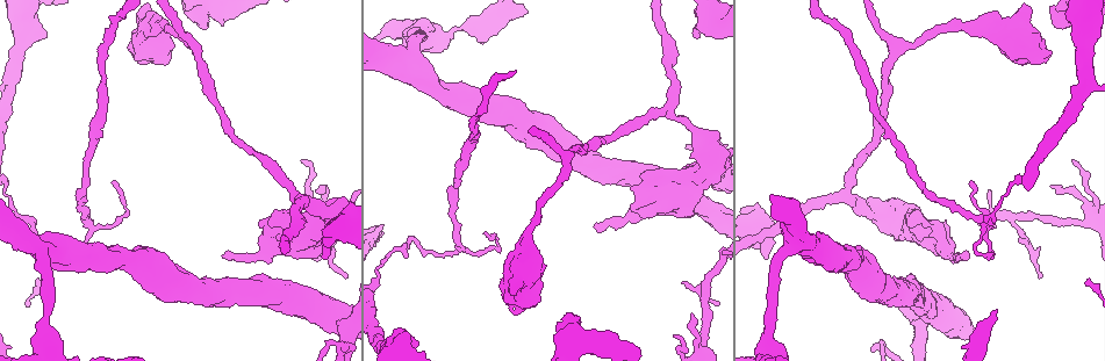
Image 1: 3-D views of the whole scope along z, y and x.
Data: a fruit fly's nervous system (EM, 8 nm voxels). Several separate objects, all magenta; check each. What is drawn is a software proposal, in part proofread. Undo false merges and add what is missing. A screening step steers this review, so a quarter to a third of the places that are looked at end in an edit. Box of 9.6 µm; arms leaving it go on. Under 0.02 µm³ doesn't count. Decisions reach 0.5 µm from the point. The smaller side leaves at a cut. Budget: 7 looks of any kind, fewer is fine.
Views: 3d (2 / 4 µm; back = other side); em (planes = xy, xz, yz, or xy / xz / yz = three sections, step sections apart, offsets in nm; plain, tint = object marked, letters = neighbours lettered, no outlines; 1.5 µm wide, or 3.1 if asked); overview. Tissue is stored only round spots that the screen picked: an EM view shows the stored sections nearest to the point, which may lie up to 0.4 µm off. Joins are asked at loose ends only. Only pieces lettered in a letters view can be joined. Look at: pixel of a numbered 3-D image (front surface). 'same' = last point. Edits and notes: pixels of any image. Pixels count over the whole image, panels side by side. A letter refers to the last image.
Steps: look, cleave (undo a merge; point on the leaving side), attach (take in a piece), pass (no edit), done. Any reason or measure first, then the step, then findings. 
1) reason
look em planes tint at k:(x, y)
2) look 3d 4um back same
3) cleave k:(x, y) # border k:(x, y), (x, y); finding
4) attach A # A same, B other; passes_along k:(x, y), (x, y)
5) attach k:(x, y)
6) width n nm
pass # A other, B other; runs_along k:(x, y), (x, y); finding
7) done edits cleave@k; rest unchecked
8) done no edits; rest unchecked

free end
look 3d 4um at 1:(768, 258)

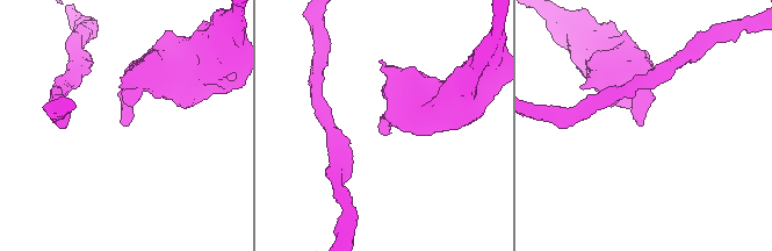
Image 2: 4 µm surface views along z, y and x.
need the tissue
look em yz step 4 tint at 2:(384, 122)

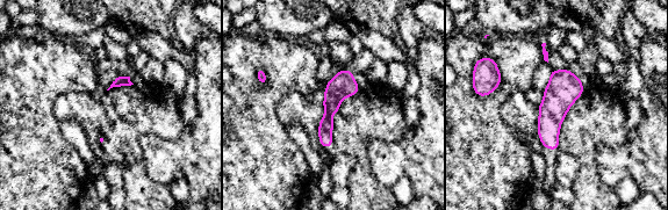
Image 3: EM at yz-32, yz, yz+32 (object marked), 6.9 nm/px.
cut it another way
look em planes letters same

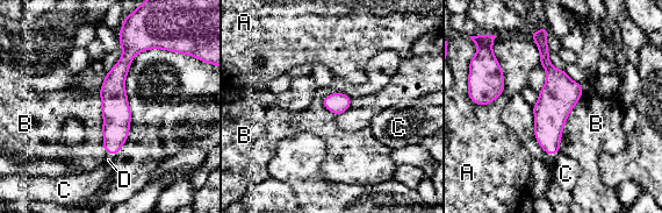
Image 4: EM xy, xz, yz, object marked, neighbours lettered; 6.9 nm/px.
width 190 nm
attach D # A other, B other, C other, D same; passes_along 4:(549, 118), (552, 154), (548, 160); the neuron continues

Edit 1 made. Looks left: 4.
see it whole again
look overview

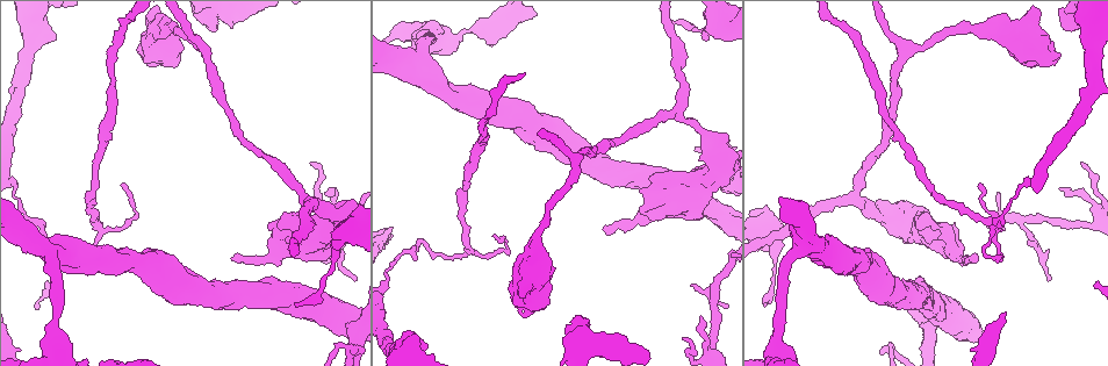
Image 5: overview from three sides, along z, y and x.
calibre changes
look em xy step 4 letters at 5:(887, 220)

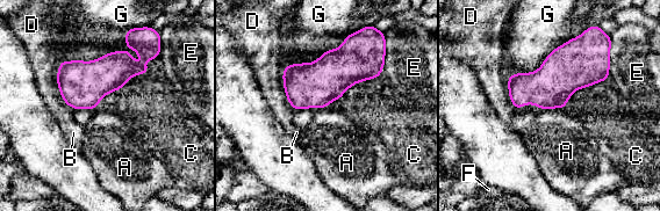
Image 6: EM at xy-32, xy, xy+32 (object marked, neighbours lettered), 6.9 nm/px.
pass # A other, B other, C other, D other, E other, F other, G other; all the same neuron

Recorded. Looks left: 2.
look em planes letters at 5:(606, 235)

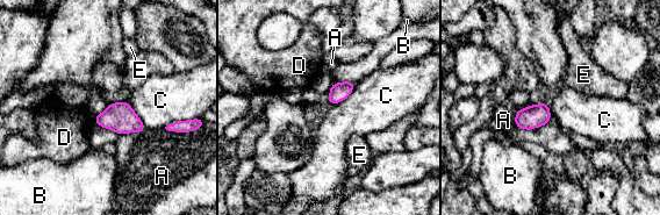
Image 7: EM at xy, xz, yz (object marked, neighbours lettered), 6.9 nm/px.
width 130 nm
pass # A other, B other, C other, D other, E other; border 7:(357, 83), (348, 97), (328, 106); none of them fits

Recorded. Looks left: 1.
done edits attach@4; rest unchecked

